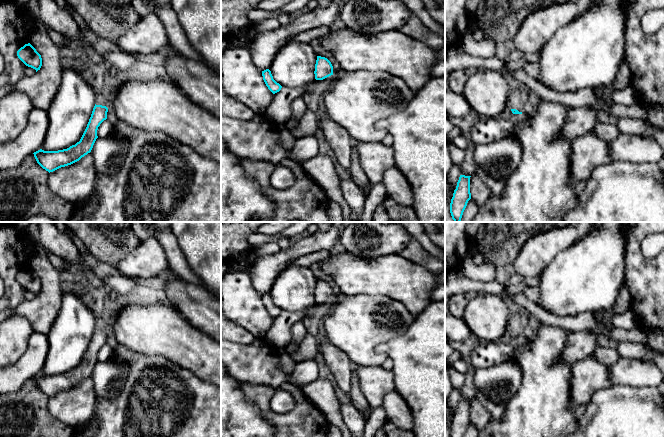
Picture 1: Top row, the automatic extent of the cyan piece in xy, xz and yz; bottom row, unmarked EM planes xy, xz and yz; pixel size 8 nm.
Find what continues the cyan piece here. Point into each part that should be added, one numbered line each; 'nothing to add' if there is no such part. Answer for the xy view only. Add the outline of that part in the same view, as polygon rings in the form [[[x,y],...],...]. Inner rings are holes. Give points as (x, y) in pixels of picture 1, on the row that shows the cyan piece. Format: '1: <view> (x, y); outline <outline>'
nothing to add

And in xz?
nothing to add

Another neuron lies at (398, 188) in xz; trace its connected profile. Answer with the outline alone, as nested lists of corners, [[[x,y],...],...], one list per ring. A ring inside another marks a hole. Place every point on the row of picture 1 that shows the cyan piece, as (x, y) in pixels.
[[[396,167],[389,168],[383,175],[382,183],[388,196],[401,205],[413,207],[413,190],[406,177]]]

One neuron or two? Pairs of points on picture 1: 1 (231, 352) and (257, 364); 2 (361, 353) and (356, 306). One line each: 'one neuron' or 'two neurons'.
1: one neuron
2: one neuron

